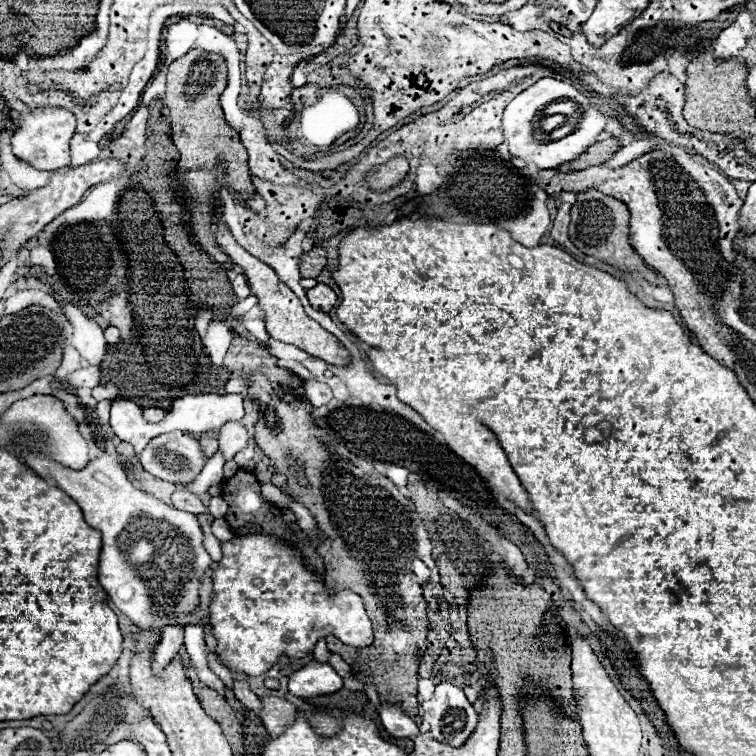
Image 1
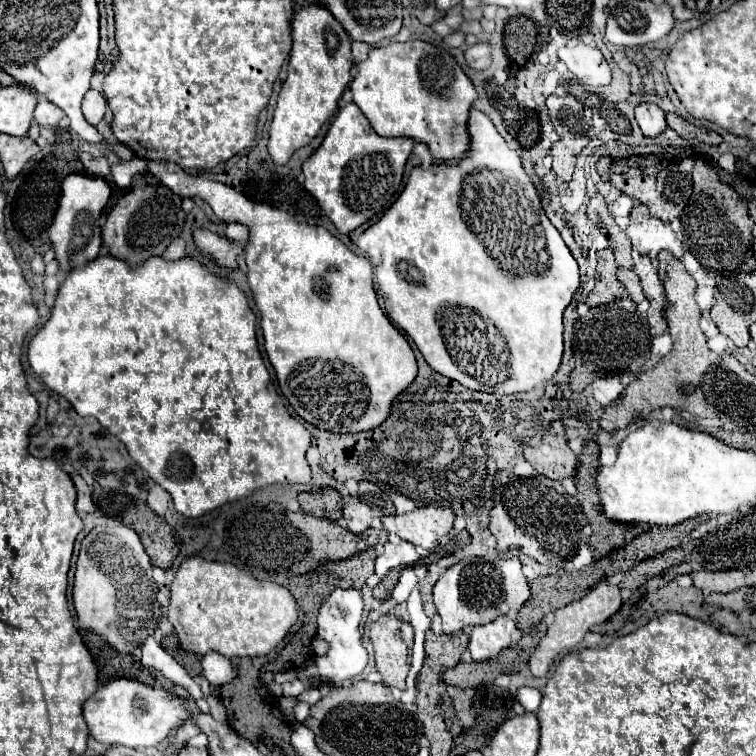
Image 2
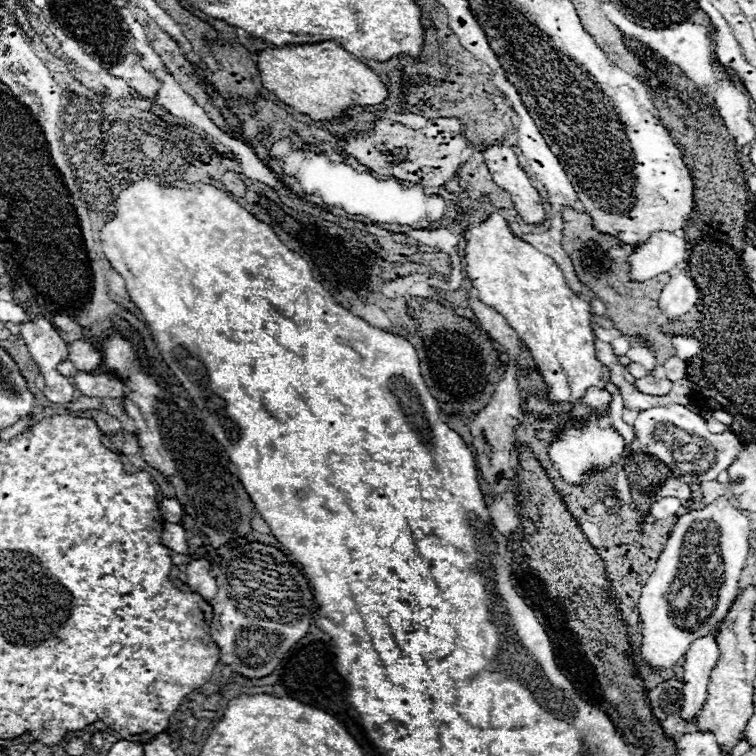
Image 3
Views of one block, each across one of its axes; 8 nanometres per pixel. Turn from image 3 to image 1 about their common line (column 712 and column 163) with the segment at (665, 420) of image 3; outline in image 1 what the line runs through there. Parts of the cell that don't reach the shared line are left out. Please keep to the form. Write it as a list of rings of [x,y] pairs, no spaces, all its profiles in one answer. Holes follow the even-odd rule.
[[[176,430],[152,438],[142,450],[140,462],[142,468],[156,478],[172,484],[186,484],[200,474],[204,454],[198,440]]]

